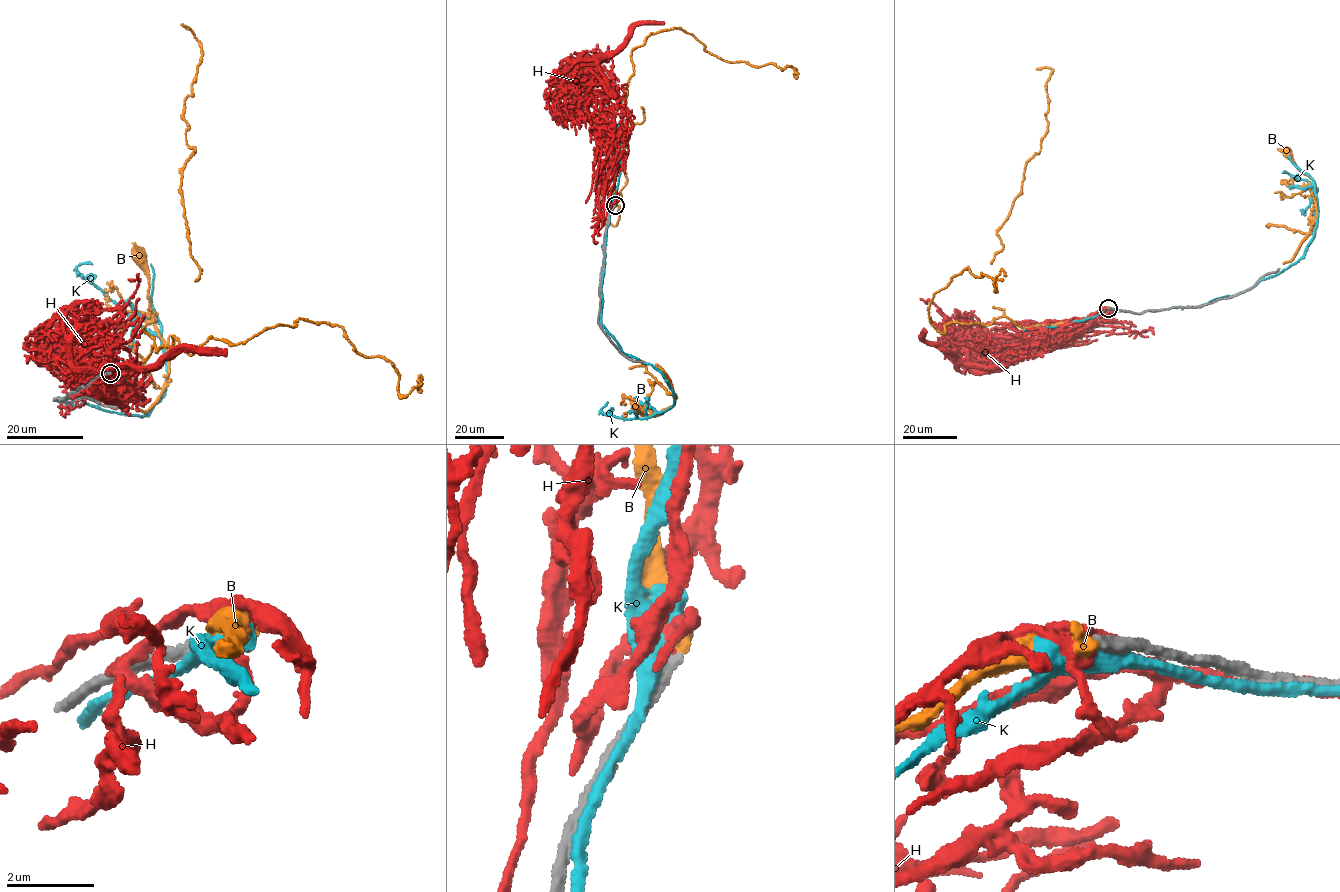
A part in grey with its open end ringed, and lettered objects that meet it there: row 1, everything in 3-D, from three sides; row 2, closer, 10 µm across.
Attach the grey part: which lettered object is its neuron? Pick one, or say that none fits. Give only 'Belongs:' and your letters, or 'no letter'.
Belongs: B

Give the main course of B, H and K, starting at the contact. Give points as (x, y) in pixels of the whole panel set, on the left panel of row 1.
B: (109, 372), (132, 344), (155, 387), (163, 387), (167, 379), (168, 352), (149, 312), (148, 285), (139, 256)
H: (109, 373), (110, 358), (90, 367), (95, 380), (111, 383), (110, 357), (103, 376), (184, 350), (227, 349)
K: (108, 373), (58, 401), (140, 417), (163, 394), (166, 355), (155, 334), (76, 269), (91, 264)

